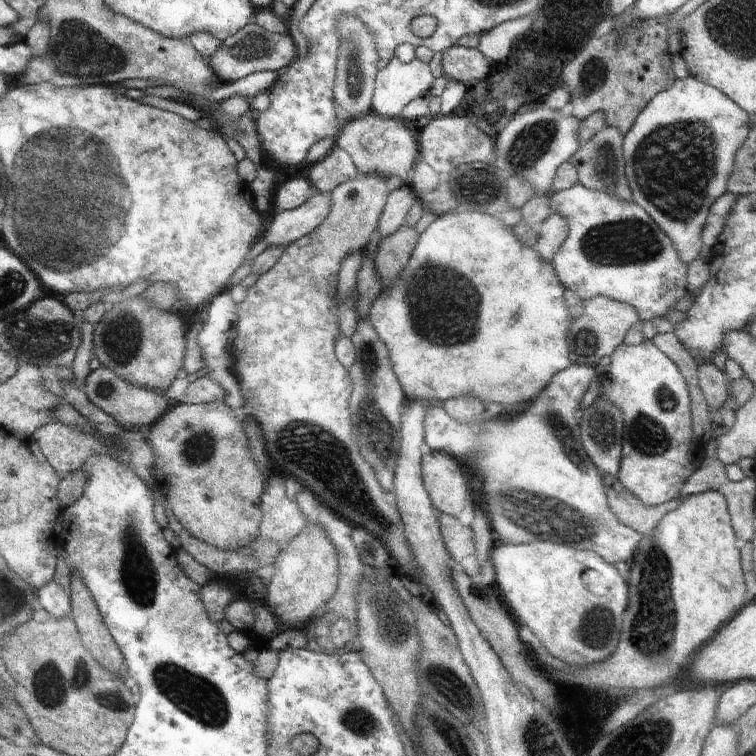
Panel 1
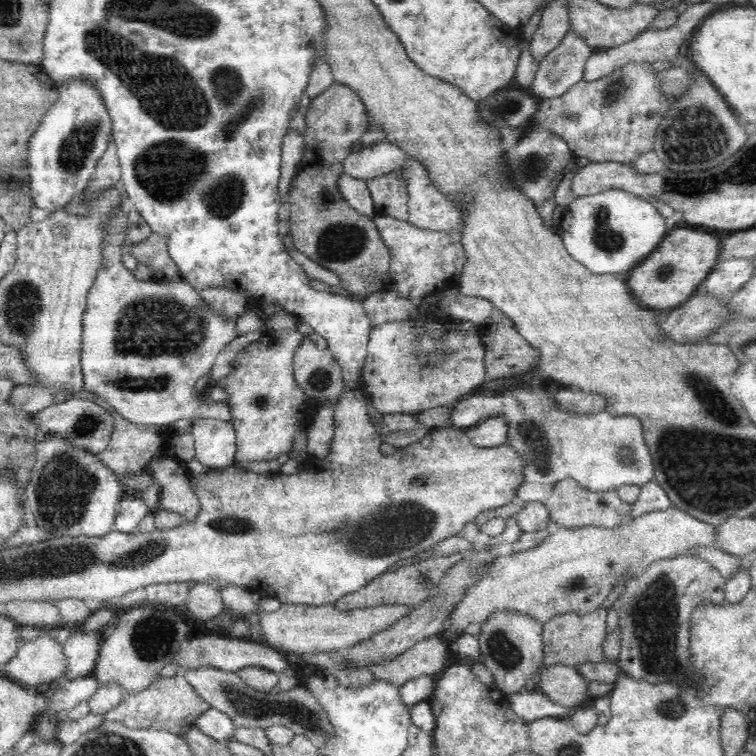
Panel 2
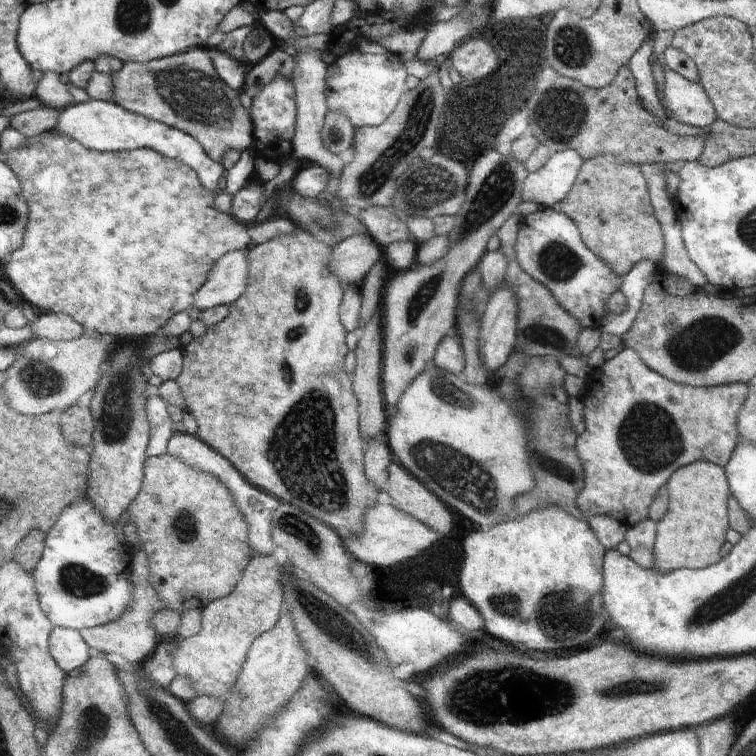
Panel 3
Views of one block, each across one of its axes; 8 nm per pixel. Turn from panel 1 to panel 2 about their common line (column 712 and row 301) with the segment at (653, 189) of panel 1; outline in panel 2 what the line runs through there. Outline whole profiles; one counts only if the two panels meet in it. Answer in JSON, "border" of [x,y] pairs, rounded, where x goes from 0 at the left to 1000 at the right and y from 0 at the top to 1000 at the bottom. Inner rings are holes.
{"border":[[[165,262],[164,272],[159,272],[152,276],[147,291],[140,295],[138,303],[140,303],[140,312],[138,312],[138,344],[135,344],[135,352],[132,352],[132,360],[130,360],[128,370],[126,376],[119,381],[116,386],[116,394],[114,397],[114,407],[110,415],[108,434],[108,460],[107,460],[107,488],[110,492],[110,515],[115,519],[126,521],[136,526],[155,545],[159,550],[167,553],[167,557],[180,562],[193,562],[204,565],[206,567],[214,563],[226,563],[230,558],[241,556],[242,553],[280,553],[280,556],[296,556],[303,558],[306,553],[306,538],[302,529],[286,532],[276,526],[274,522],[262,524],[259,521],[259,505],[262,500],[275,493],[283,484],[283,478],[291,463],[299,458],[303,452],[307,452],[313,446],[312,439],[312,422],[317,413],[310,415],[310,418],[294,418],[287,413],[283,413],[274,402],[265,394],[263,388],[249,373],[243,372],[243,368],[238,368],[235,372],[228,374],[220,374],[220,372],[206,372],[204,369],[197,373],[187,373],[177,366],[173,357],[169,357],[163,351],[161,336],[163,323],[168,317],[168,296],[169,296],[169,269]]]}

